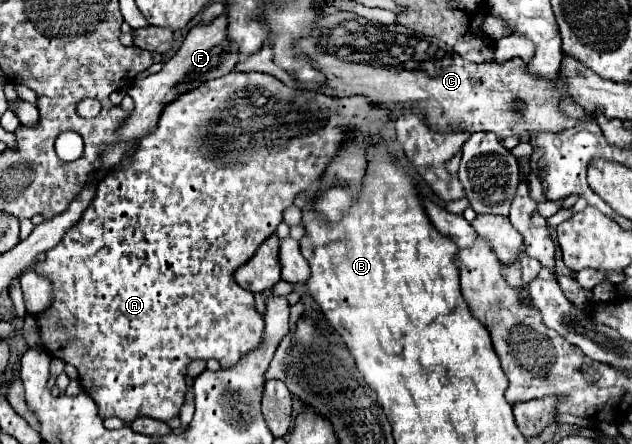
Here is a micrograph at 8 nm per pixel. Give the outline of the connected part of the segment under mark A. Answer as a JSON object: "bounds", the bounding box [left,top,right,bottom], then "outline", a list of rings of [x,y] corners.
{"bounds":[36,70,388,424],"outline":[[[232,70],[222,78],[210,80],[198,86],[198,90],[182,94],[180,98],[176,98],[176,102],[172,102],[172,106],[164,108],[156,134],[140,138],[140,146],[132,150],[132,158],[124,158],[124,162],[116,166],[116,170],[112,170],[112,174],[108,174],[104,182],[100,182],[92,206],[82,214],[82,220],[76,222],[72,230],[68,230],[66,240],[48,250],[46,260],[36,264],[36,272],[48,276],[54,282],[52,306],[40,316],[36,316],[44,346],[48,354],[78,368],[80,374],[78,382],[82,384],[86,394],[96,402],[98,414],[102,418],[118,416],[130,424],[140,416],[152,416],[156,420],[168,422],[180,414],[180,408],[184,404],[186,366],[192,360],[216,358],[220,362],[220,368],[232,368],[248,352],[260,346],[264,334],[264,318],[254,308],[254,294],[240,288],[234,282],[232,278],[234,270],[244,262],[248,262],[252,254],[258,250],[258,246],[276,230],[276,226],[282,222],[284,208],[290,206],[300,192],[316,188],[316,182],[324,172],[324,162],[328,162],[328,154],[332,154],[332,150],[336,150],[336,142],[340,142],[340,128],[344,130],[344,126],[356,126],[358,130],[376,134],[386,118],[388,112],[380,110],[376,104],[360,96],[330,98],[320,92],[304,92],[288,88],[284,82],[280,82],[270,74],[238,72],[238,70]]]}

